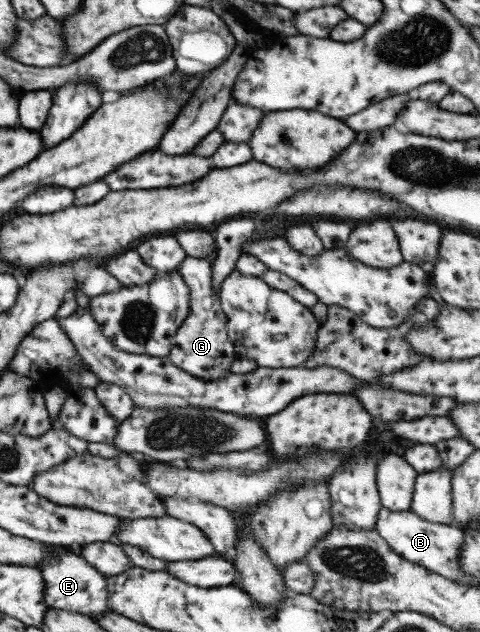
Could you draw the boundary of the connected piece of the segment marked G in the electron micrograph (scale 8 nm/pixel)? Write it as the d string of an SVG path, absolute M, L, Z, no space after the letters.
M186 256L176 271L183 276L185 284L189 286L191 314L187 315L187 319L183 321L172 338L173 343L167 358L174 366L195 378L203 380L226 378L227 374L231 373L231 366L238 356L229 340L226 329L227 317L222 311L220 296L211 283L212 264L209 257Z

